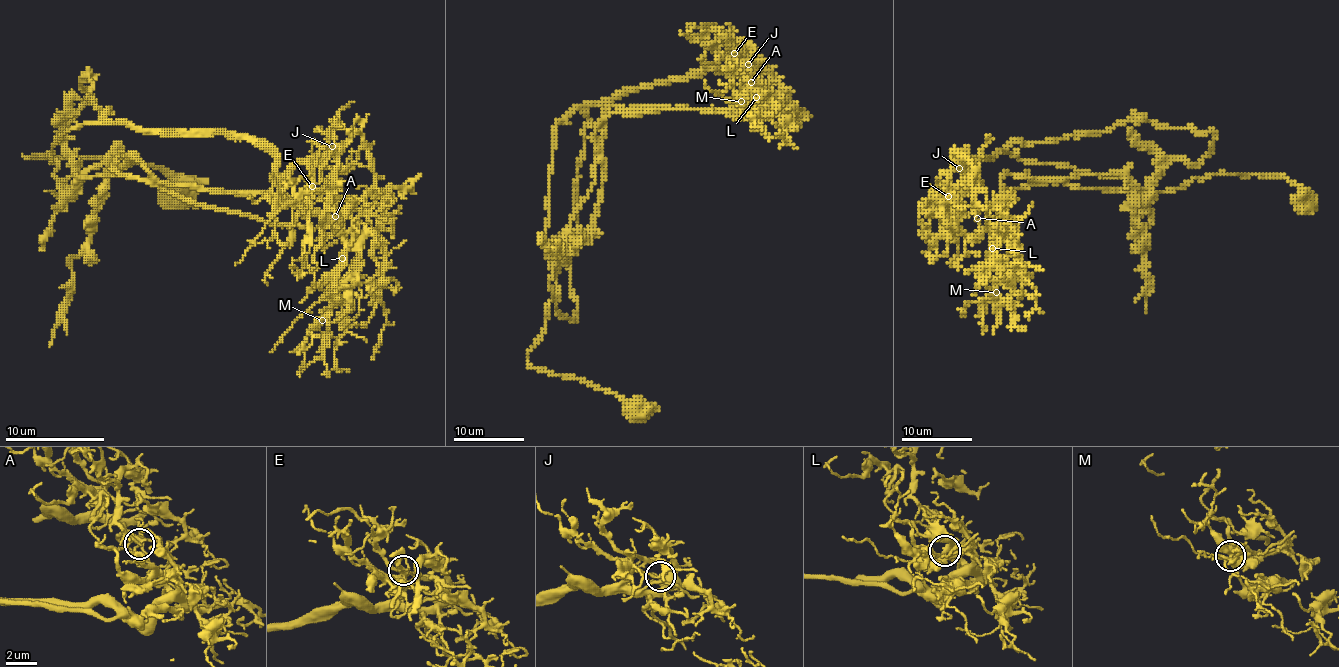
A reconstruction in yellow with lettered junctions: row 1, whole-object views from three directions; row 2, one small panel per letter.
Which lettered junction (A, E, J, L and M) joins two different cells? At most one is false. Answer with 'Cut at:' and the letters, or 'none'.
Cut at: A

